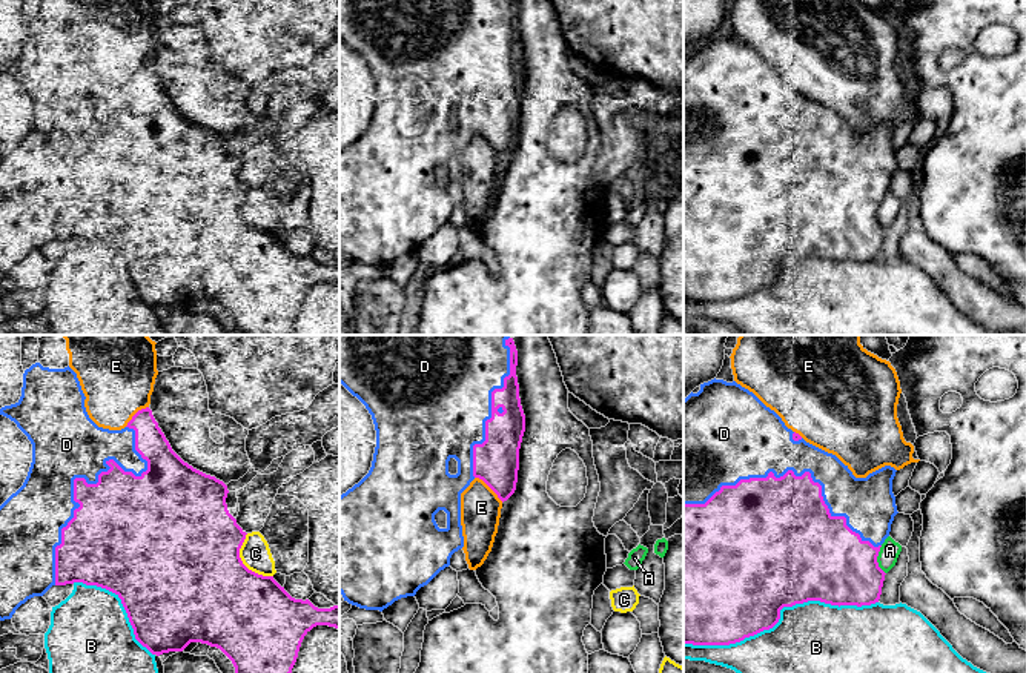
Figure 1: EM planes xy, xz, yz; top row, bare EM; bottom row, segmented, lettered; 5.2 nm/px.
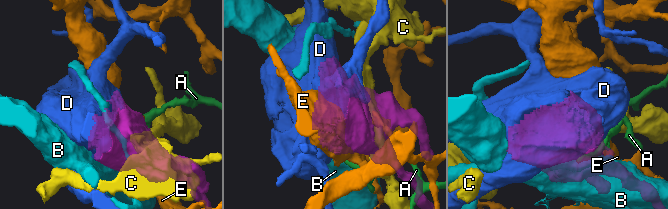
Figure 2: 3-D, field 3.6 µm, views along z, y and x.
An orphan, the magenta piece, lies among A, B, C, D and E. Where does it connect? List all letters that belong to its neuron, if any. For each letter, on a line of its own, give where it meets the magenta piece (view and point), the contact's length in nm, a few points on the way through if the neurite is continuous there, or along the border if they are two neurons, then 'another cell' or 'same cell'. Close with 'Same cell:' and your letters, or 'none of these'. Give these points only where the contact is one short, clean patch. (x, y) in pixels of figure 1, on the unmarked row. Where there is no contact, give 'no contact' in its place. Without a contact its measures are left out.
A: yz (876, 215) | 150 nm | another cell
B: yz (779, 271) | 1050 nm | another cell
C: xy (241, 218) | 280 nm | another cell
D: xy (85, 135) | 900 nm | same cell
E: xz (489, 142) | 200 nm | another cell
Same cell: D

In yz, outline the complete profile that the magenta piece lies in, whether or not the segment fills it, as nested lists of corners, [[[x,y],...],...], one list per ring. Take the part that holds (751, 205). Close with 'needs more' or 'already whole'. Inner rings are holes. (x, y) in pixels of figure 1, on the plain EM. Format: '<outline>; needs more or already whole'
[[[711,35],[700,40],[697,49],[683,55],[683,300],[730,301],[773,284],[780,275],[783,263],[808,257],[831,261],[871,261],[879,258],[885,227],[879,223],[877,212],[882,200],[889,192],[894,172],[899,169],[892,149],[895,124],[885,121],[866,134],[856,134],[836,111],[828,109],[785,81],[782,74],[766,63],[753,48],[736,37]]]; needs more

